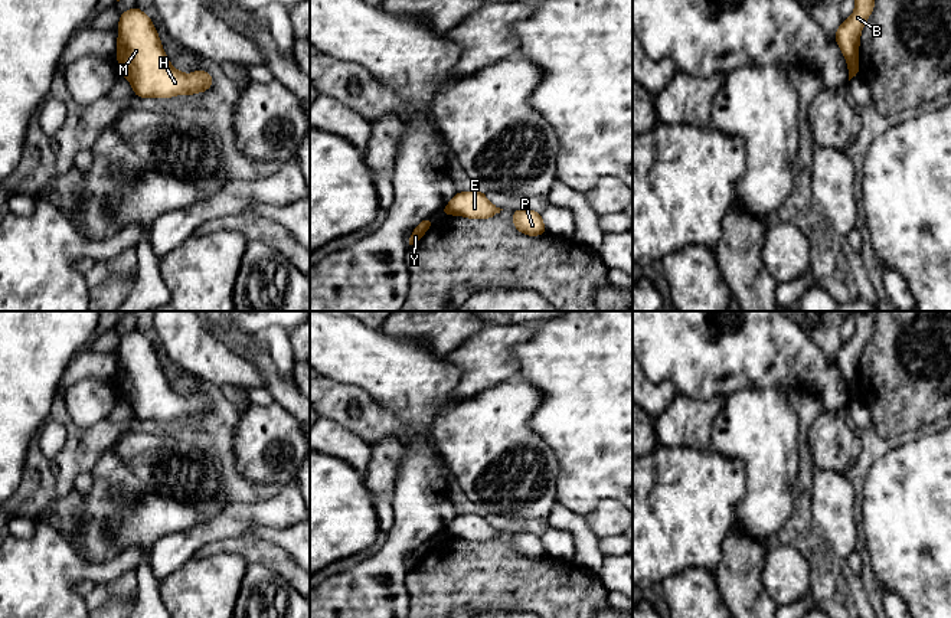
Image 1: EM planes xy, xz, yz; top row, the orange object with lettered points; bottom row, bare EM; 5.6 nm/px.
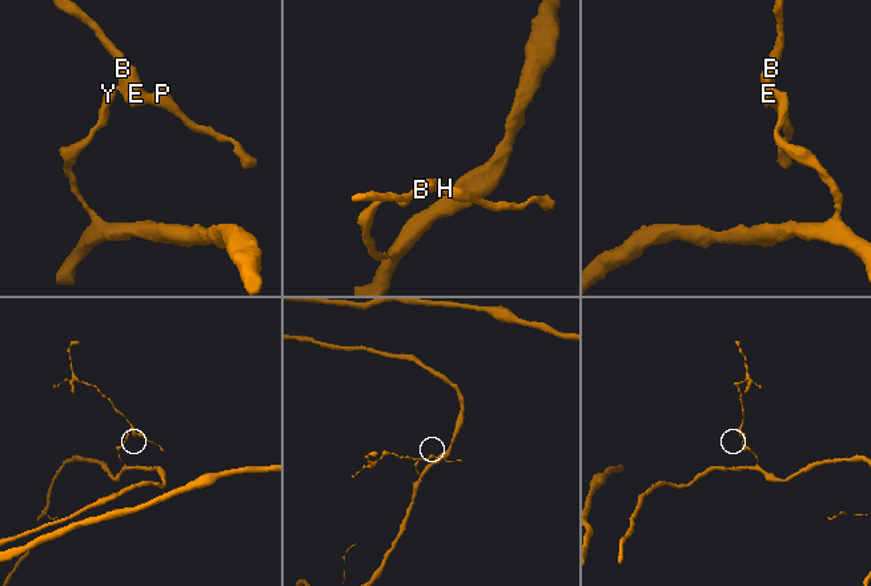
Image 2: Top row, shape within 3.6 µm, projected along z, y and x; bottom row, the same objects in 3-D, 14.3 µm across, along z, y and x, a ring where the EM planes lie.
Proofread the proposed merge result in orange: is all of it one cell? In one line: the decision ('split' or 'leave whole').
split

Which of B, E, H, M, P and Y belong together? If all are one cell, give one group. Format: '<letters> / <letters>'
B E H M P / Y

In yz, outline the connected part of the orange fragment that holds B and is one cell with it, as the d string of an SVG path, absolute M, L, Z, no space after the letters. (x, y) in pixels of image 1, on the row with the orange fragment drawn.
M856 0L853 14L840 23L834 42L840 46L849 68L849 81L856 76L862 29L872 14L875 0Z

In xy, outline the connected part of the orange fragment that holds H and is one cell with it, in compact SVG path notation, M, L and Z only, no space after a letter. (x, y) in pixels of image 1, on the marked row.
M133 7L120 16L117 59L140 98L171 98L206 92L212 75L202 69L187 75L176 71L163 50L158 33L151 19L140 9Z

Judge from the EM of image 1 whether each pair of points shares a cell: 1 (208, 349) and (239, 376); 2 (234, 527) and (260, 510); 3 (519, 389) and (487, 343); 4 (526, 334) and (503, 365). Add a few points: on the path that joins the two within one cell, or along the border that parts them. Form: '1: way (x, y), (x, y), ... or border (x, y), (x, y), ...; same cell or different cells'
1: way (215, 356), (226, 368), (232, 369); same cell
2: way (239, 522), (248, 513), (254, 513); same cell
3: border (518, 376), (480, 391); different cells
4: way (518, 336), (503, 350), (503, 356); same cell

